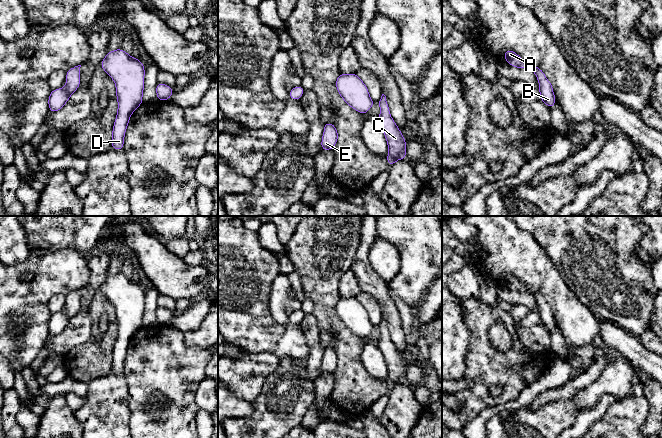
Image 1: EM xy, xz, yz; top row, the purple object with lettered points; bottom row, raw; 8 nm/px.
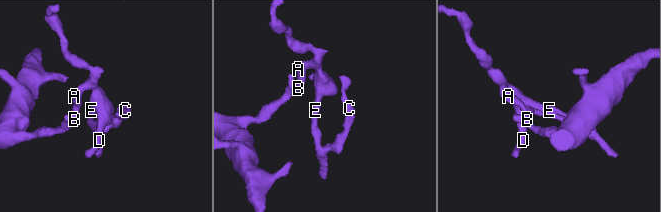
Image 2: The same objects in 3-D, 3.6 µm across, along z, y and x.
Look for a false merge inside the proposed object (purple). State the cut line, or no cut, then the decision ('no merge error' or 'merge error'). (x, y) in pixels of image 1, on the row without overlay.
no cut | no merge error

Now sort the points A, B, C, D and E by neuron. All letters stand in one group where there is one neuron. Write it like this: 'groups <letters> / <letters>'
groups A B C D E

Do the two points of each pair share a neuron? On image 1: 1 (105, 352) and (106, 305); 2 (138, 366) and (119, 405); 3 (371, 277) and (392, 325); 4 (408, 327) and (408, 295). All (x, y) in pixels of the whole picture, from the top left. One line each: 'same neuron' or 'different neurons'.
1: same neuron
2: different neurons
3: same neuron
4: different neurons

